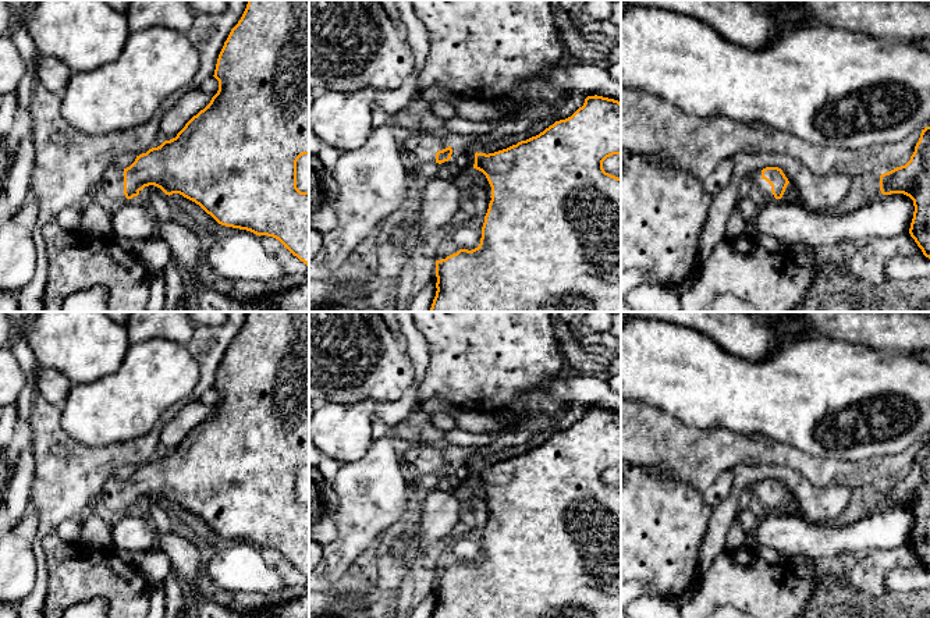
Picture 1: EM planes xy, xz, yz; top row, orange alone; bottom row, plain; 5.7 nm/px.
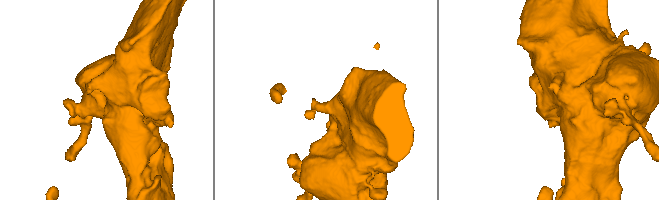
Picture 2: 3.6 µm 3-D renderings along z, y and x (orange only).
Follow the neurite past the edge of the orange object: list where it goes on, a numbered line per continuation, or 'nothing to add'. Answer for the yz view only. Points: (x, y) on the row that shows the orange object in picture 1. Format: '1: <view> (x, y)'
1: yz (762, 185)

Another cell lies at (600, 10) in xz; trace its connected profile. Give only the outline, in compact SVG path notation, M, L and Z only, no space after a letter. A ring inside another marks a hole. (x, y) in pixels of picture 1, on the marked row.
M588 0L585 7L593 21L610 21L613 15L613 0Z

